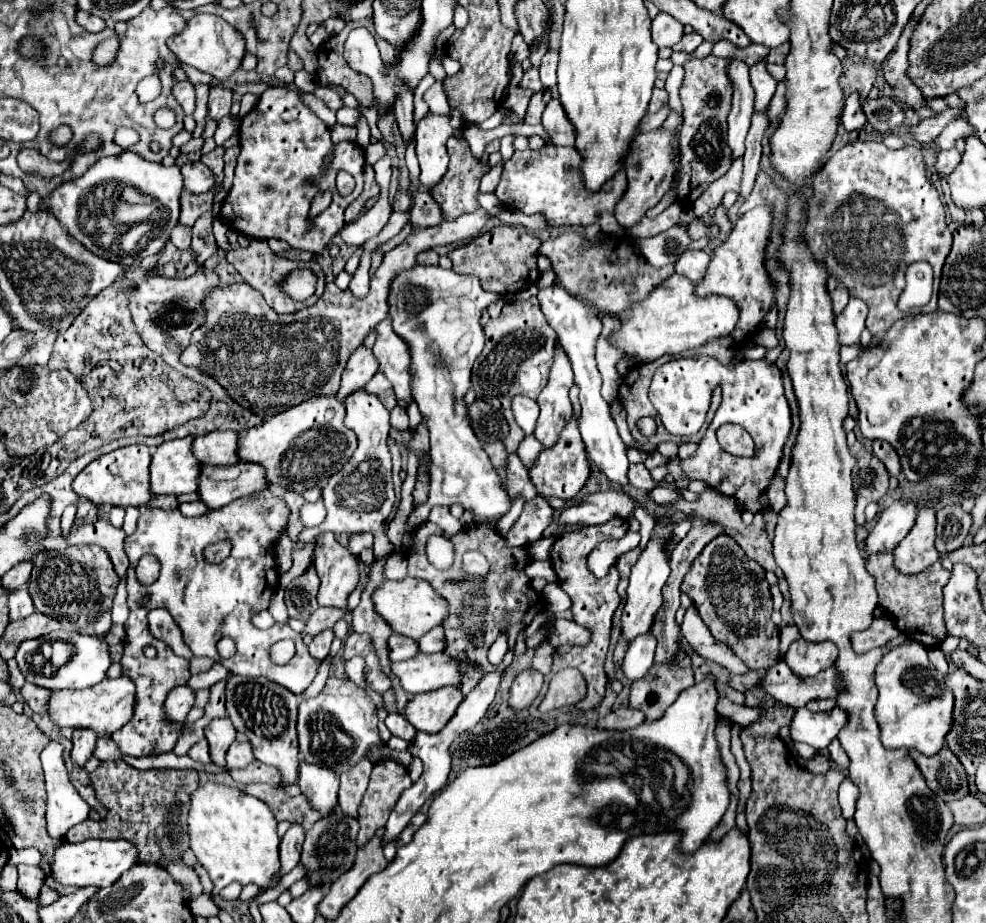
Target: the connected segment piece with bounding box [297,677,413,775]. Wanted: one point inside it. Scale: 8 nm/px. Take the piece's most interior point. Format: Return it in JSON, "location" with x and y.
{"location":[338,728]}

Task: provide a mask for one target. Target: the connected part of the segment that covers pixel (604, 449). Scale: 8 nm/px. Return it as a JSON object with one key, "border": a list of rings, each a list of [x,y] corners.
{"border":[[[547,287],[547,289],[539,289],[537,299],[541,303],[541,311],[545,313],[549,325],[555,329],[557,339],[561,343],[561,347],[565,349],[571,365],[573,365],[573,373],[575,373],[575,383],[579,385],[579,403],[581,403],[581,419],[579,419],[579,433],[583,437],[587,455],[591,457],[591,461],[597,465],[599,471],[603,471],[611,481],[621,483],[623,487],[629,485],[627,481],[627,467],[629,467],[629,459],[625,453],[625,443],[621,441],[615,421],[611,419],[609,413],[609,403],[601,397],[601,375],[597,371],[595,365],[595,339],[601,333],[601,319],[597,309],[583,301],[581,297],[573,297],[569,295],[563,287]]]}

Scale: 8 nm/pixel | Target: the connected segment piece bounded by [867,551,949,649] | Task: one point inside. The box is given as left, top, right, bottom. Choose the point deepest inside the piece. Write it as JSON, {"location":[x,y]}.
{"location":[915,602]}

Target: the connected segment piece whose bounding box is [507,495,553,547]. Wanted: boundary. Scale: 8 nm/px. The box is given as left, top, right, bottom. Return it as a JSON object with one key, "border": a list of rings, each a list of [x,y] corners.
{"border":[[[537,495],[535,499],[527,501],[523,513],[515,521],[513,529],[507,535],[507,543],[511,547],[523,547],[529,541],[535,541],[541,537],[541,533],[551,525],[553,521],[553,509],[547,503],[545,497]]]}

